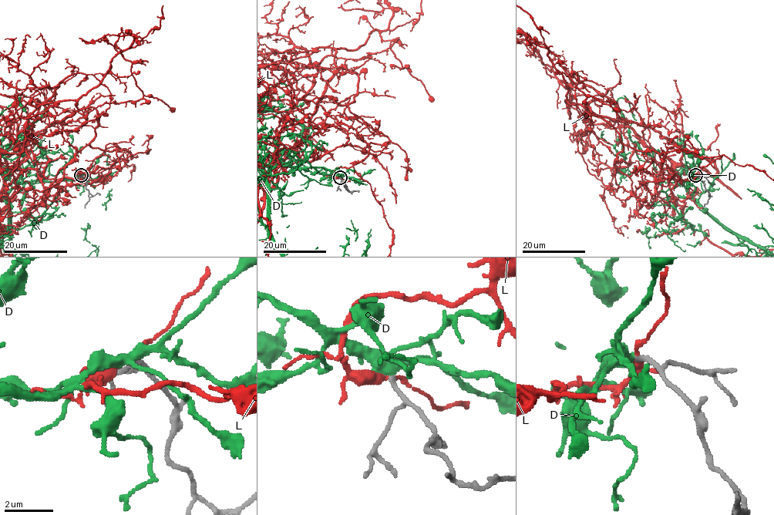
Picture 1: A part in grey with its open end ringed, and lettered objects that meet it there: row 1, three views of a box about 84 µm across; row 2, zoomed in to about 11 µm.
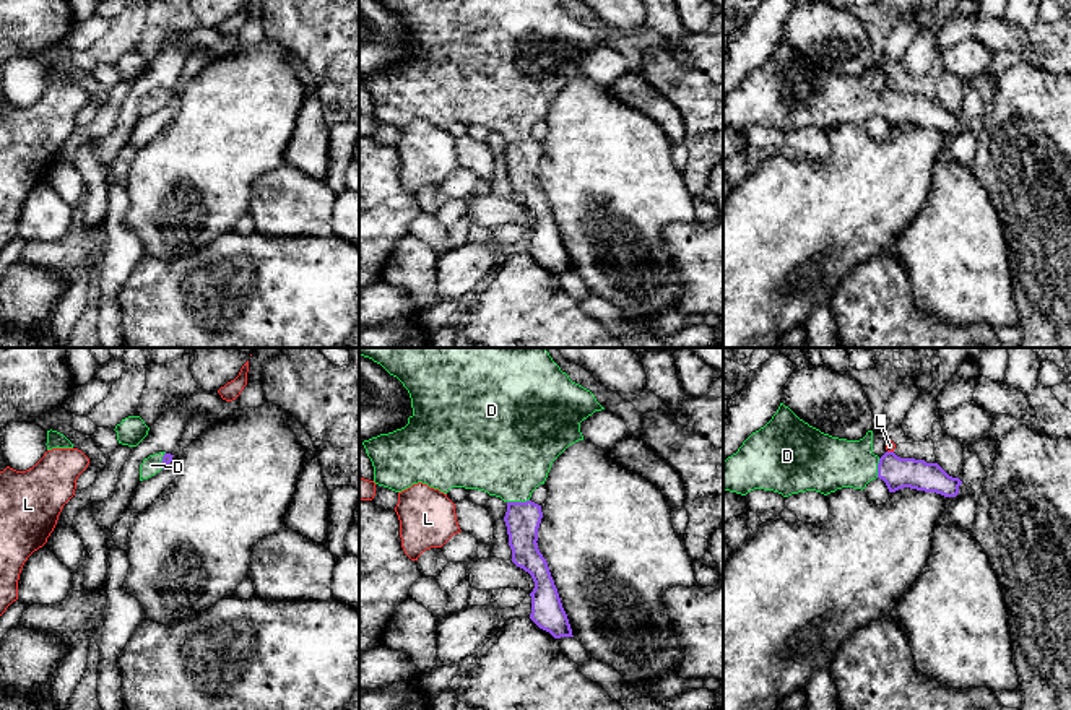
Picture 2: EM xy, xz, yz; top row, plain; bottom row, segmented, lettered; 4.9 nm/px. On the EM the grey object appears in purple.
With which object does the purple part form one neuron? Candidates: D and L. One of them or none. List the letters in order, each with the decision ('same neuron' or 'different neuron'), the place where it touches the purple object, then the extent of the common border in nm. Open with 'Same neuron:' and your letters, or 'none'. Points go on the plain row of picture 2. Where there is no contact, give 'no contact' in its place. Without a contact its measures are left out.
Same neuron: D
D: same neuron; meets purple in xz at (517, 138); contact 110 nm long
L: different neuron; meets purple in yz at (891, 88); contact 30 nm long

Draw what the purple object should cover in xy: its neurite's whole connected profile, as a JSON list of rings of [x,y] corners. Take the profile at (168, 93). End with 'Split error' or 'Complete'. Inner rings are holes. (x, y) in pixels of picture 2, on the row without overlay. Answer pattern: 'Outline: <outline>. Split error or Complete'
Outline: [[[159,88],[145,94],[140,101],[140,117],[148,115],[164,106],[172,97],[172,93],[174,91],[171,89]]]. Split error

